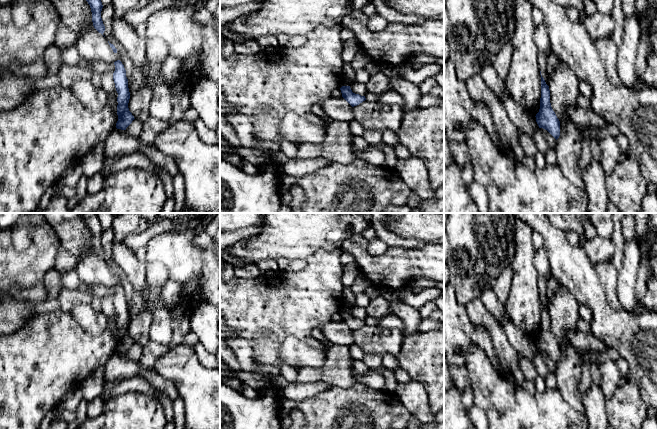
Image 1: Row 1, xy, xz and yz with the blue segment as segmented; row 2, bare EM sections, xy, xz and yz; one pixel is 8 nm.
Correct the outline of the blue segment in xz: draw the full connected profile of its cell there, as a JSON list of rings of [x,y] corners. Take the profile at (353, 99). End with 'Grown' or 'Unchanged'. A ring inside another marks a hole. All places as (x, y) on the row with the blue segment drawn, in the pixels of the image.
[[[342,86],[340,88],[342,97],[352,106],[357,106],[366,100],[365,96],[355,94],[352,92],[350,86]]]. Unchanged

